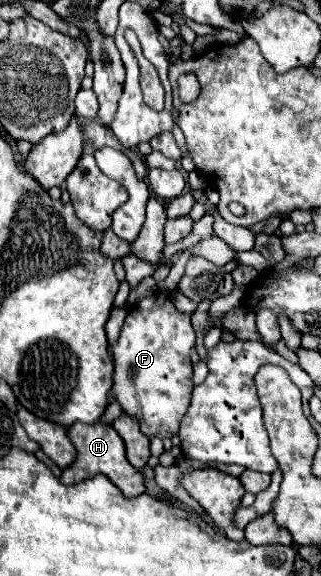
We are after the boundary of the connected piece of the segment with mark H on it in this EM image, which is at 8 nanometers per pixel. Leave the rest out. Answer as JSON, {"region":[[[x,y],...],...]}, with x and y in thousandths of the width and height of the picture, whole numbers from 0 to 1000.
{"region":[[[234,734],[227,741],[215,741],[215,762],[227,766],[227,773],[240,780],[240,797],[215,814],[196,814],[190,839],[240,842],[240,839],[252,839],[265,832],[283,832],[283,828],[321,821],[321,825],[333,825],[346,832],[352,842],[364,842],[383,852],[389,863],[427,863],[427,859],[452,856],[445,825],[414,807],[402,807],[402,800],[389,793],[389,769],[346,738]]]}

